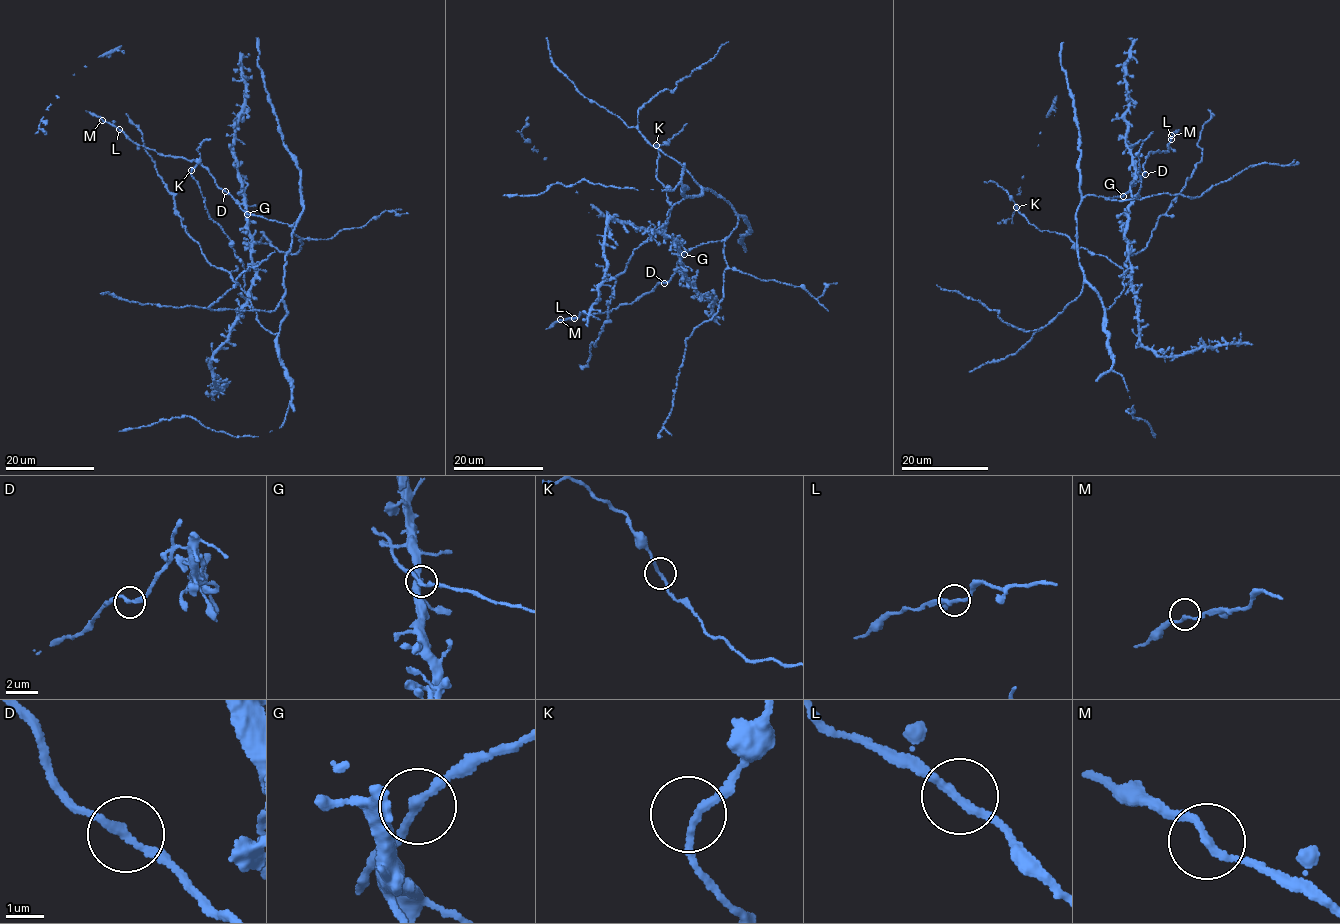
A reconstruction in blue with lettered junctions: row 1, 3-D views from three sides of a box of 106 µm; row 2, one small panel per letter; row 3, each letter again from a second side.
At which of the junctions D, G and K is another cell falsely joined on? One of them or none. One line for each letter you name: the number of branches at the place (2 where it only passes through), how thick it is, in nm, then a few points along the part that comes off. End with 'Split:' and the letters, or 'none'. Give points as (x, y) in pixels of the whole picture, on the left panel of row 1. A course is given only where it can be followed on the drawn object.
Split: none

